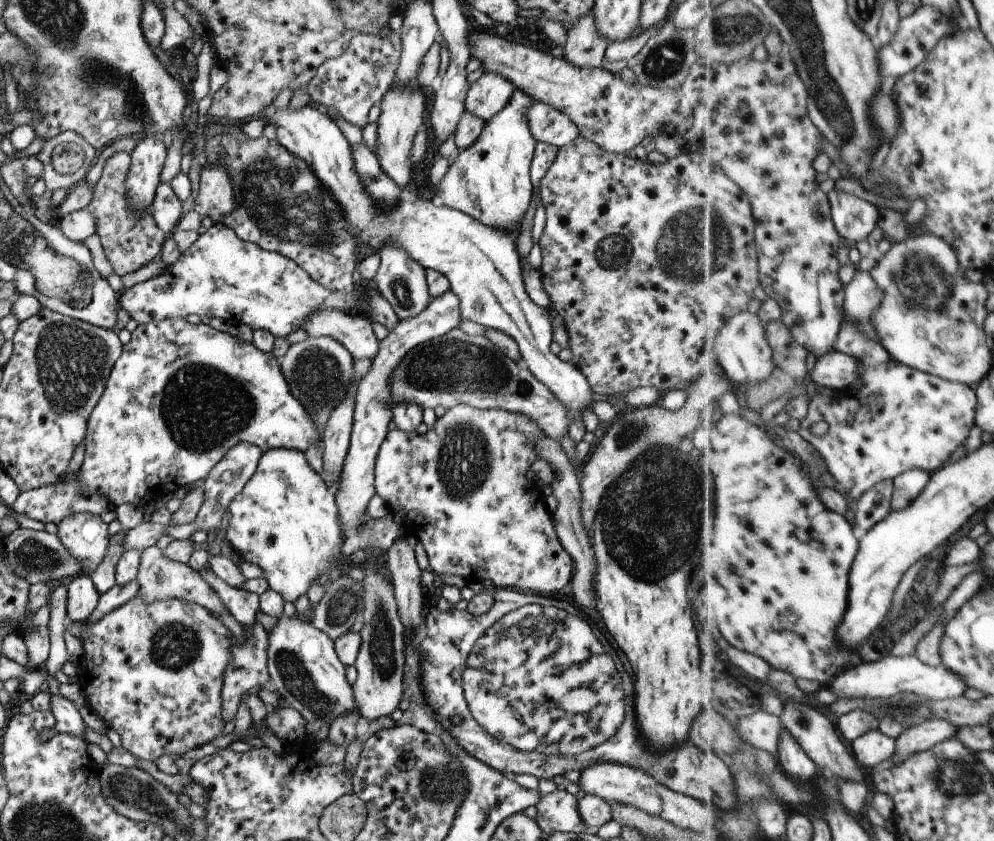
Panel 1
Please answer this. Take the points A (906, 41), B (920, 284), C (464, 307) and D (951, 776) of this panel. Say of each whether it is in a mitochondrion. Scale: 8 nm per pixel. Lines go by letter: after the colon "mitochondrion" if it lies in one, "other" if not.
A: other
B: mitochondrion
C: other
D: mitochondrion

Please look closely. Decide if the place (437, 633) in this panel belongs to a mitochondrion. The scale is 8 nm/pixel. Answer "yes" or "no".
no

